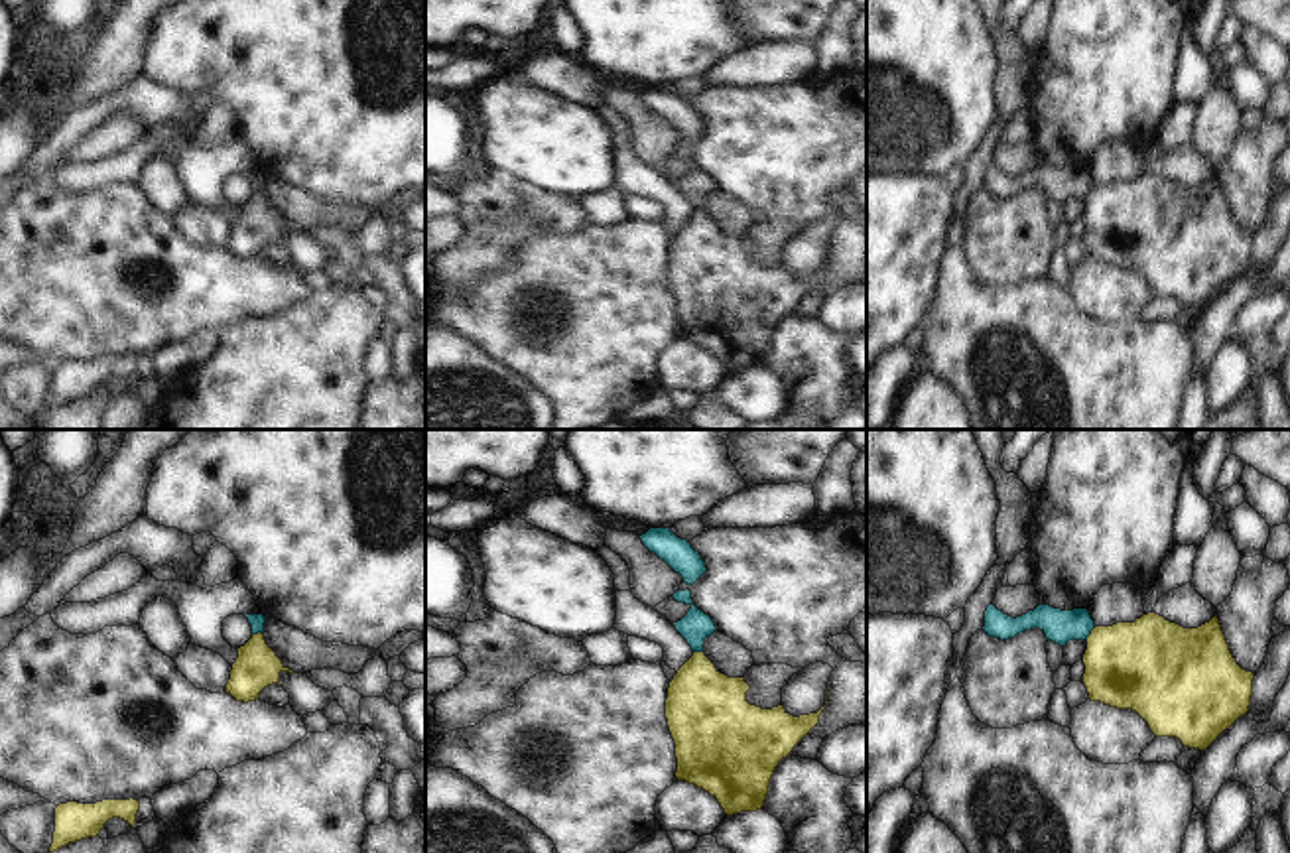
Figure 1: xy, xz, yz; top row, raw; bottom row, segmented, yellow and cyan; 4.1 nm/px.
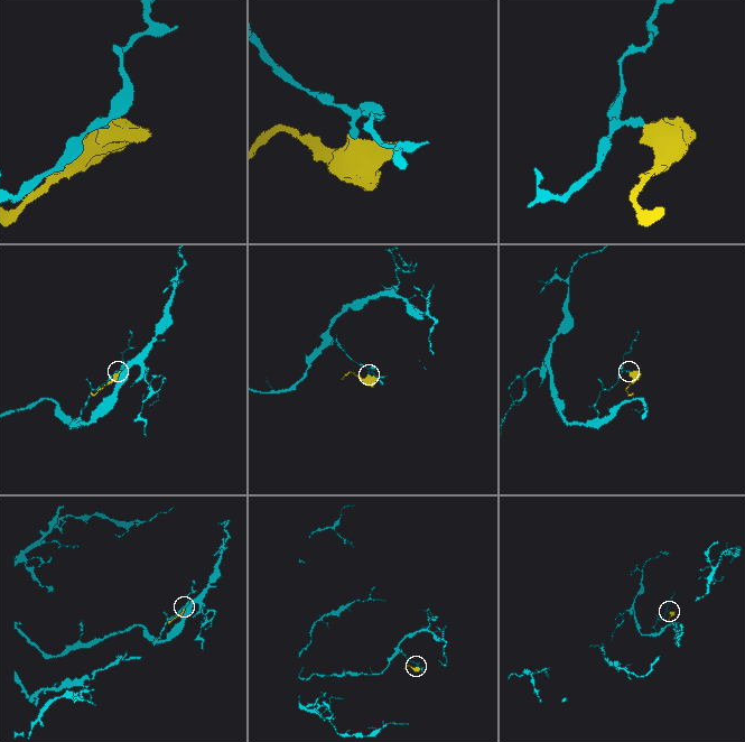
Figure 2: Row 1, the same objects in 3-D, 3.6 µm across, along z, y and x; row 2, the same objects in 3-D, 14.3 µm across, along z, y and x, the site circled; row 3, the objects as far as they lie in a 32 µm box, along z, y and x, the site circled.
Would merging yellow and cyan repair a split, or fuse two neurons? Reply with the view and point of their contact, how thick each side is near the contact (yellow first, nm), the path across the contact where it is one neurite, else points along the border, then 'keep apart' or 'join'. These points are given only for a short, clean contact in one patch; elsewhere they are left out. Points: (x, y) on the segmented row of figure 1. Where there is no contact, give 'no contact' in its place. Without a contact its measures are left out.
yz (1092, 633) | 360/140 nm | along yz (1096, 627), (1086, 639) | keep apart

